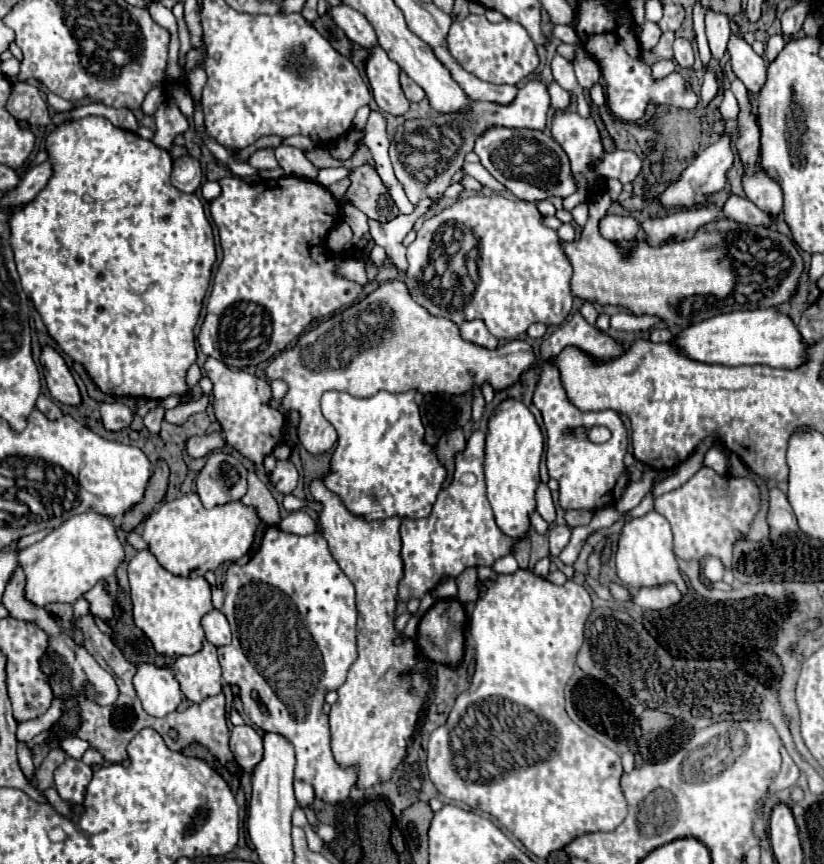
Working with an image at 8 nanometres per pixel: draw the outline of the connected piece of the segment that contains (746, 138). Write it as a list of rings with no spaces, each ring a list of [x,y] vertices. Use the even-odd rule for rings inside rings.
[[[741,80],[731,82],[731,92],[735,94],[739,102],[739,116],[737,116],[737,138],[735,138],[735,148],[741,158],[741,164],[745,168],[747,176],[753,176],[759,172],[759,124],[757,116],[751,110],[749,102],[749,92],[743,86]]]

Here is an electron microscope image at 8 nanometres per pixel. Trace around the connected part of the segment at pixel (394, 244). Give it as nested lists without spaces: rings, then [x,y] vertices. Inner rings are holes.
[[[415,210],[413,214],[399,214],[395,220],[389,222],[377,222],[369,218],[369,234],[375,240],[375,244],[383,246],[385,252],[393,258],[395,266],[403,272],[407,268],[407,260],[405,260],[405,248],[403,248],[403,238],[407,236],[407,232],[413,230],[415,220],[421,214]]]

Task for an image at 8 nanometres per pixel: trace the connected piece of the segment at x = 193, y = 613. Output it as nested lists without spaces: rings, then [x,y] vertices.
[[[141,550],[131,562],[129,562],[129,584],[131,584],[131,600],[133,600],[133,618],[137,628],[141,628],[149,640],[153,642],[153,648],[159,654],[165,656],[181,656],[181,654],[195,654],[201,648],[201,642],[205,638],[201,618],[213,610],[211,604],[211,586],[205,578],[181,578],[173,576],[171,572],[163,570],[155,556],[149,550]]]

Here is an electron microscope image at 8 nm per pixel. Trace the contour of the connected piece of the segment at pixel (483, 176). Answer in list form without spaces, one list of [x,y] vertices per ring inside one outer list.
[[[463,164],[463,170],[469,174],[469,176],[473,176],[475,180],[479,180],[485,188],[489,188],[489,190],[493,190],[493,192],[497,192],[497,194],[501,194],[501,192],[505,192],[507,188],[503,188],[503,184],[499,184],[481,164]]]

